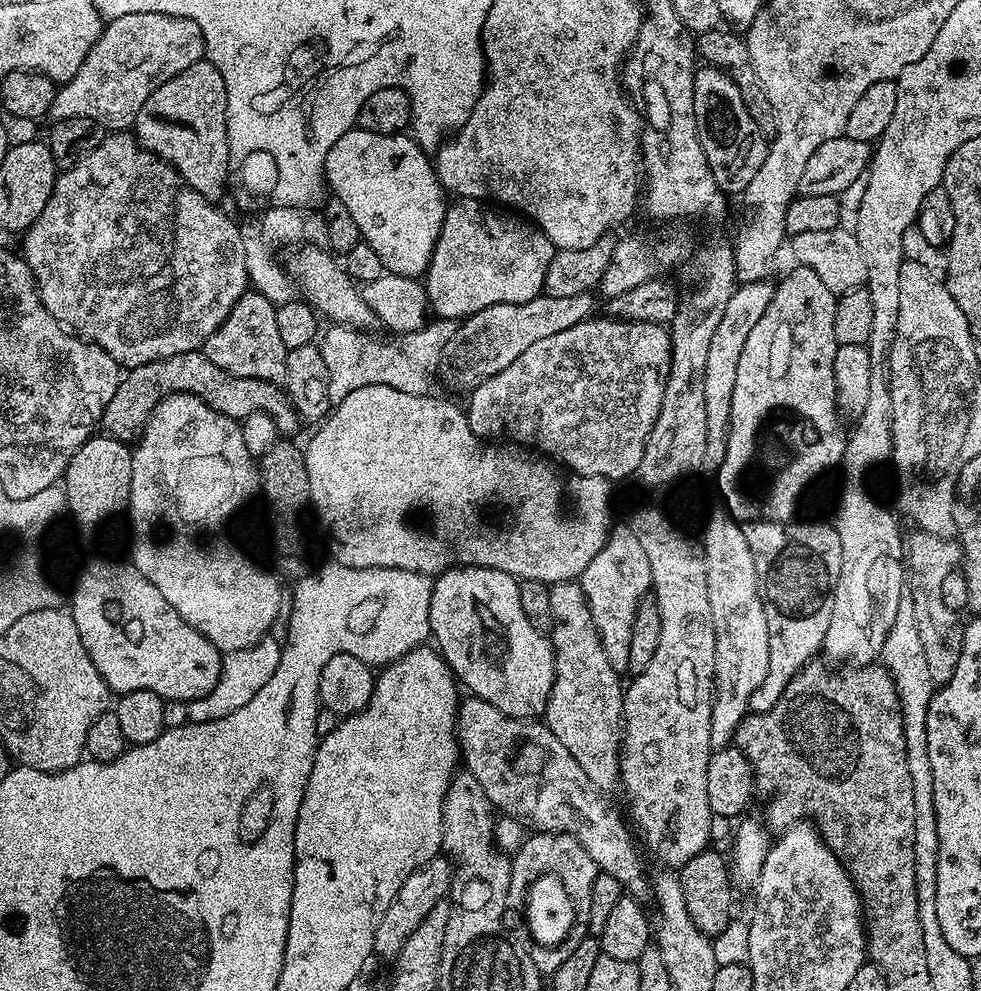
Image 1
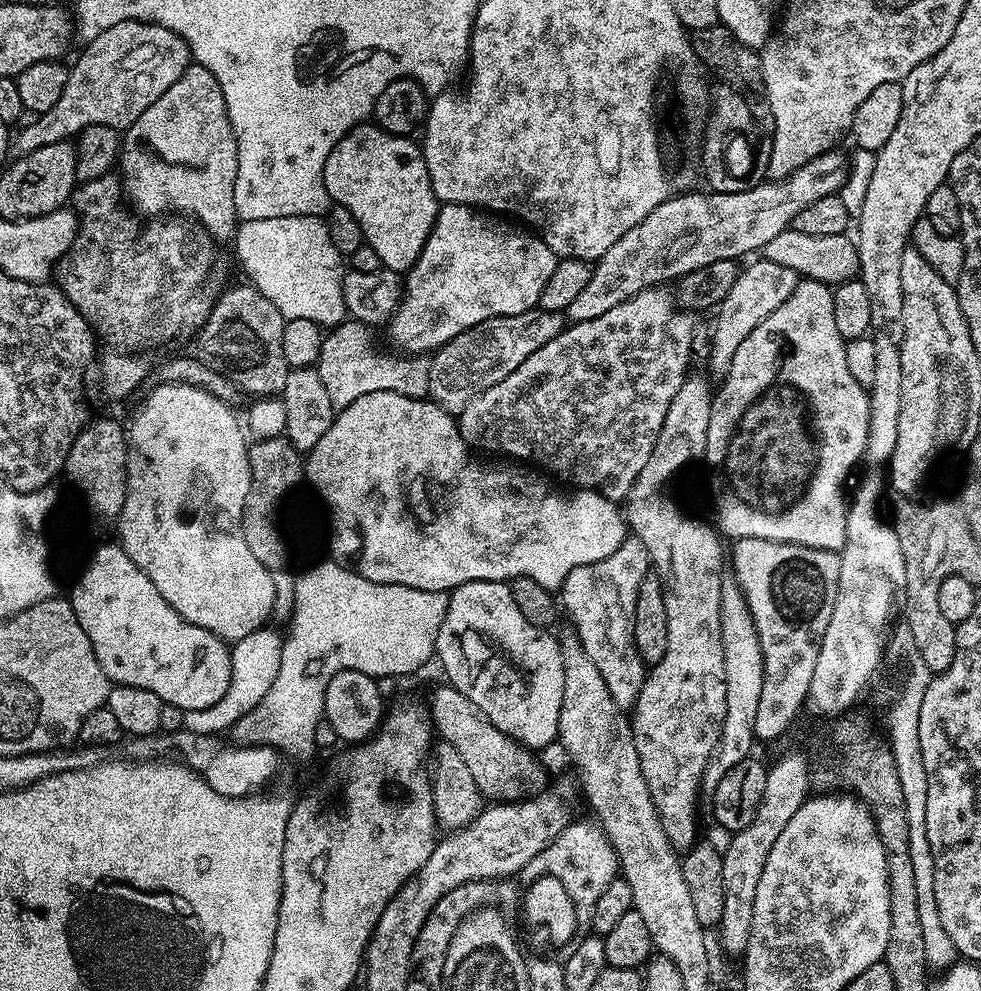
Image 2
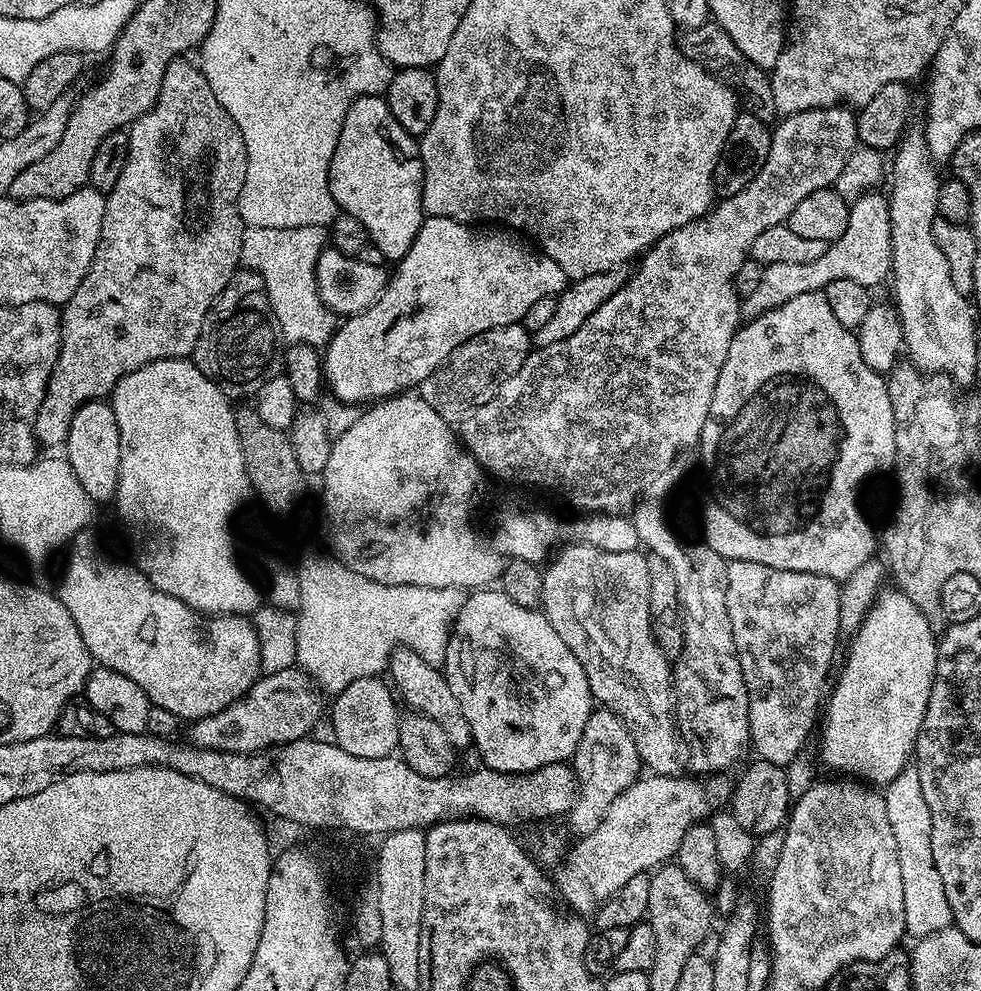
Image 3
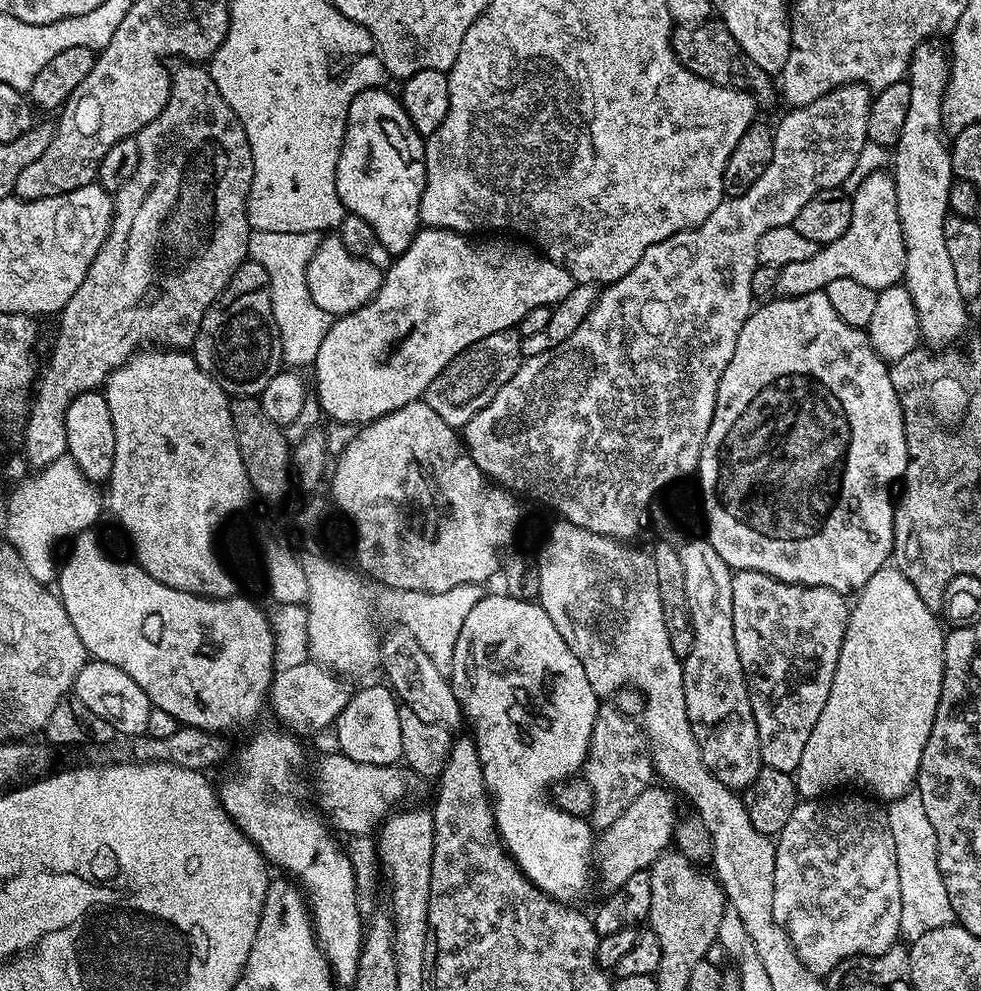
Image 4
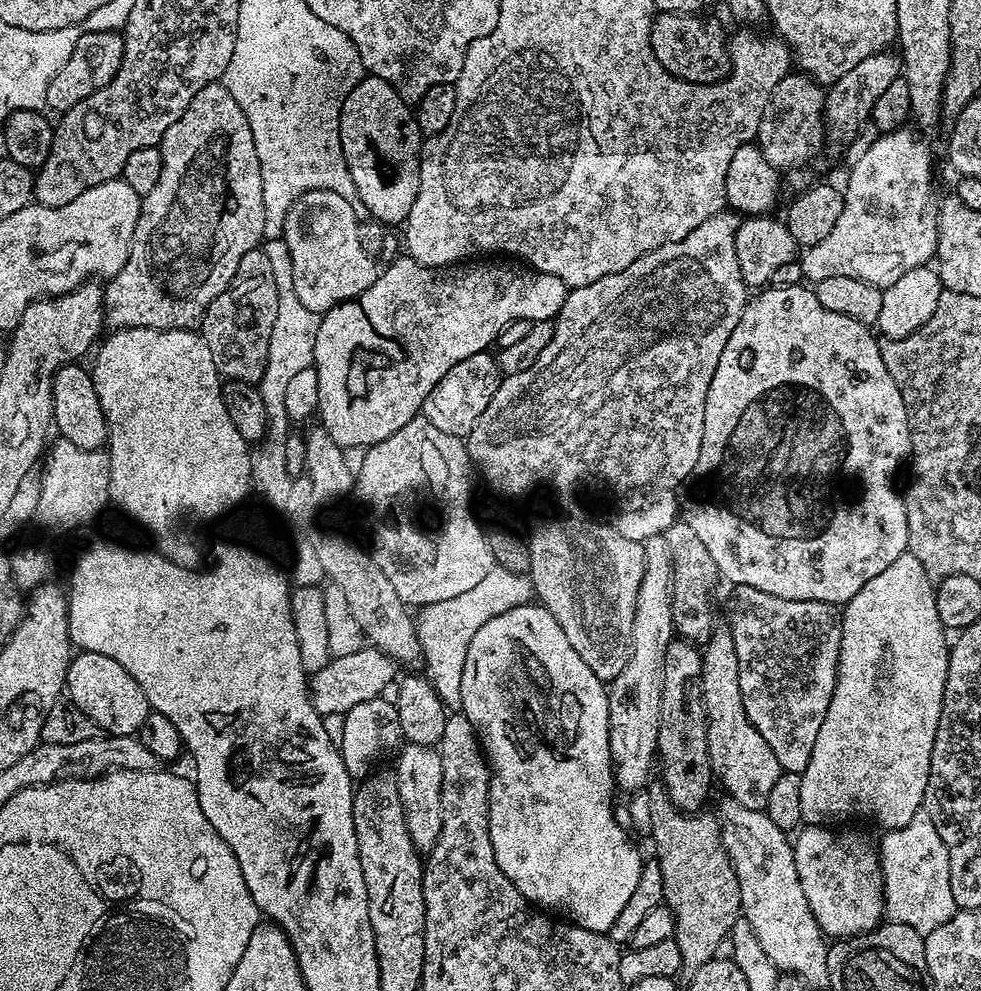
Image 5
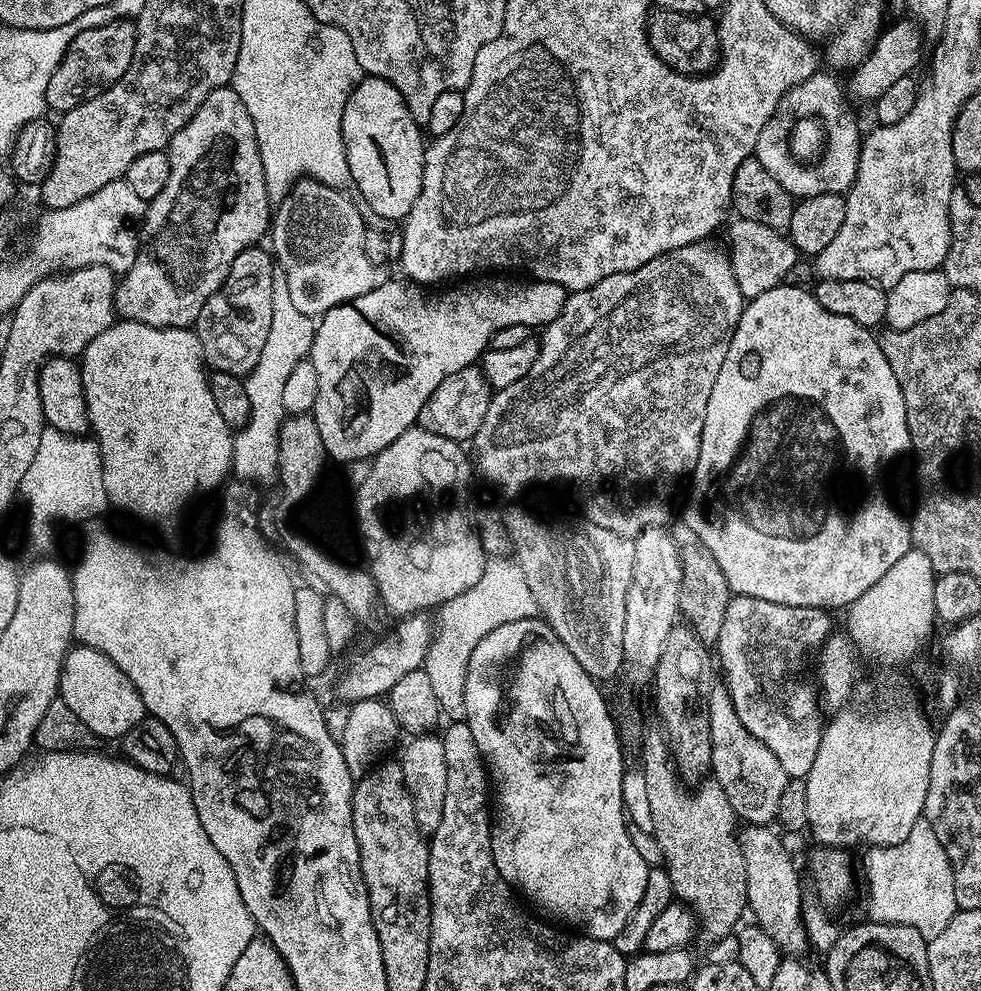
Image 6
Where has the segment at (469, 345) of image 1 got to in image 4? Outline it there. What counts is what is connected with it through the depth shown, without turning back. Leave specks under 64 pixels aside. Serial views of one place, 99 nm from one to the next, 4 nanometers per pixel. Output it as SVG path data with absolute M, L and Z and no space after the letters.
M509 330L490 334L482 338L482 342L474 342L465 352L455 356L442 374L434 378L434 382L430 382L422 397L424 403L434 410L434 414L438 414L438 418L442 418L442 422L457 430L463 429L470 418L487 406L494 394L498 394L498 390L502 390L502 386L506 386L506 382L510 382L520 369L520 341L521 337L515 331Z

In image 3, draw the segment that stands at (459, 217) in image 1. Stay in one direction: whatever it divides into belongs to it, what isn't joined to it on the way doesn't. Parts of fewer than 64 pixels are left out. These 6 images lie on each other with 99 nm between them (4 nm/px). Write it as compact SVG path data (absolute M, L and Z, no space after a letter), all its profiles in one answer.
M428 216L422 227L420 227L419 234L414 238L414 246L410 246L410 250L405 254L403 260L395 265L396 273L394 271L391 273L388 286L382 295L380 295L379 302L367 308L359 316L347 317L337 327L332 339L328 341L326 346L332 349L332 363L335 365L337 373L343 379L349 378L353 383L351 385L356 388L359 388L363 384L373 384L376 388L398 386L401 390L408 390L411 389L408 388L411 384L412 387L419 386L462 342L466 342L486 330L494 330L498 326L521 323L525 314L530 310L530 306L534 306L534 302L538 302L538 298L556 296L565 289L565 286L569 283L569 279L568 275L562 270L562 266L558 266L558 262L554 262L554 258L550 258L544 252L537 251L527 239L524 239L524 241L519 240L519 238L524 239L519 235L513 234L504 226L469 227L467 223L454 220L450 216Z

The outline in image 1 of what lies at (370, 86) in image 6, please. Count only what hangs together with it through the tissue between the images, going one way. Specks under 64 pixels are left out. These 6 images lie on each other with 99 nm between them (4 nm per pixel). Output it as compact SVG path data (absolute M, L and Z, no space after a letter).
M359 126L350 129L342 134L342 138L338 138L338 142L334 142L330 154L326 154L324 179L331 195L346 202L350 218L354 218L354 223L358 225L361 241L368 243L378 254L387 271L413 278L423 277L427 273L428 263L444 221L446 193L440 179L436 177L429 153L411 135L374 134Z

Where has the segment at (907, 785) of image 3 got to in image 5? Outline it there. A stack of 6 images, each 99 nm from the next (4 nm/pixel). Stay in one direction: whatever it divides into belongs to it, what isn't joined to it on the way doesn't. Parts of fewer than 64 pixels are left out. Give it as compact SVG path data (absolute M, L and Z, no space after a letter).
M928 811L916 812L906 826L885 831L883 835L882 852L885 857L889 856L889 860L886 860L886 898L891 919L897 924L910 926L922 934L938 930L938 926L950 922L950 918L958 911L954 902L954 890L950 890L950 854L946 850L946 842L942 842L942 834L938 834Z

